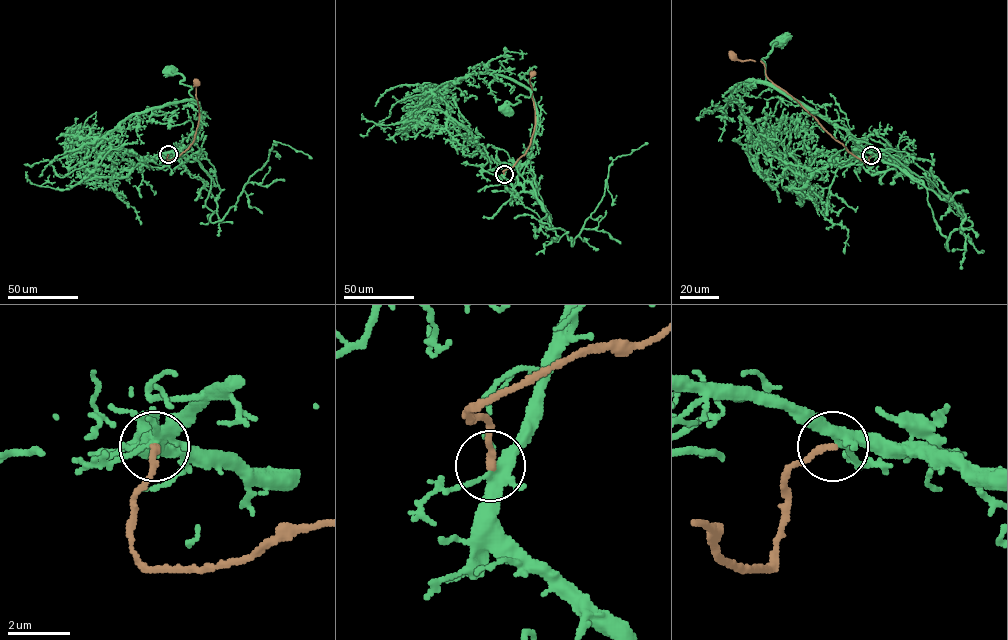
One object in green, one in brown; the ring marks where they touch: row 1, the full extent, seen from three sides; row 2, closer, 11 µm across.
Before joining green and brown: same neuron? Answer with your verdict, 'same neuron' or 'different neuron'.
different neuron

